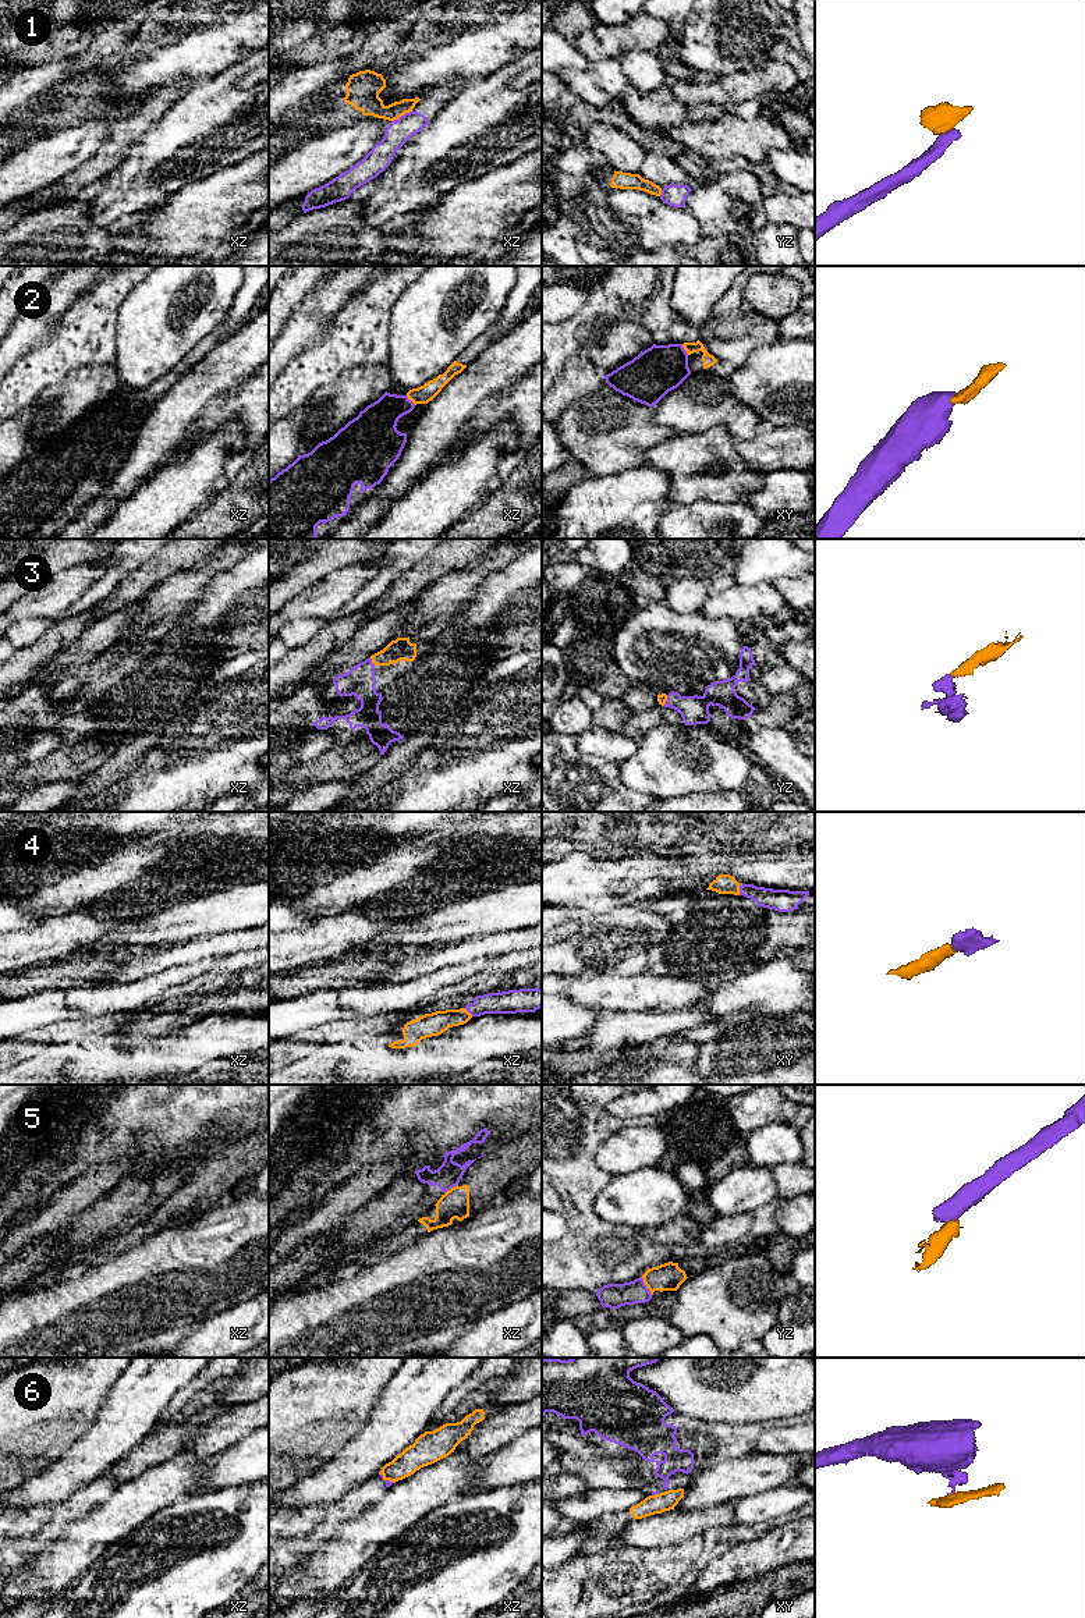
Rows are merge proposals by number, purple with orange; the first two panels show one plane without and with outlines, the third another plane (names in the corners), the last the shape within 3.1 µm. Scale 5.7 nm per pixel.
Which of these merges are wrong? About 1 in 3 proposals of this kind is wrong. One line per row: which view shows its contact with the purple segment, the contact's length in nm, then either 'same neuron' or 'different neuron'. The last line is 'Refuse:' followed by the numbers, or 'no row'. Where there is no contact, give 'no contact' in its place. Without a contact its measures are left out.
1: meets purple in xz; contact 140 nm long; different neuron
2: meets purple in xz; contact 80 nm long; same neuron
3: meets purple in xz; contact 60 nm long; same neuron
4: meets purple in xy; contact 60 nm long; same neuron
5: meets purple in yz; contact 120 nm long; different neuron
6: meets purple in xz; contact 90 nm long; different neuron
Refuse: 1, 5, 6

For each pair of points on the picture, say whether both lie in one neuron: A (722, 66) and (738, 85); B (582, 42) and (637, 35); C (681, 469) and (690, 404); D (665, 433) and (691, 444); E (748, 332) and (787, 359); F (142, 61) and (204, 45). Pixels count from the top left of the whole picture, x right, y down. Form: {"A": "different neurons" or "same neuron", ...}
{"A": "different neurons", "B": "same neuron", "C": "different neurons", "D": "different neurons", "E": "different neurons", "F": "same neuron"}

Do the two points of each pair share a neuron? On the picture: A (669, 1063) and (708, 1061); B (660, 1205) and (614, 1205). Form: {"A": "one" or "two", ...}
{"A": "two", "B": "one"}

